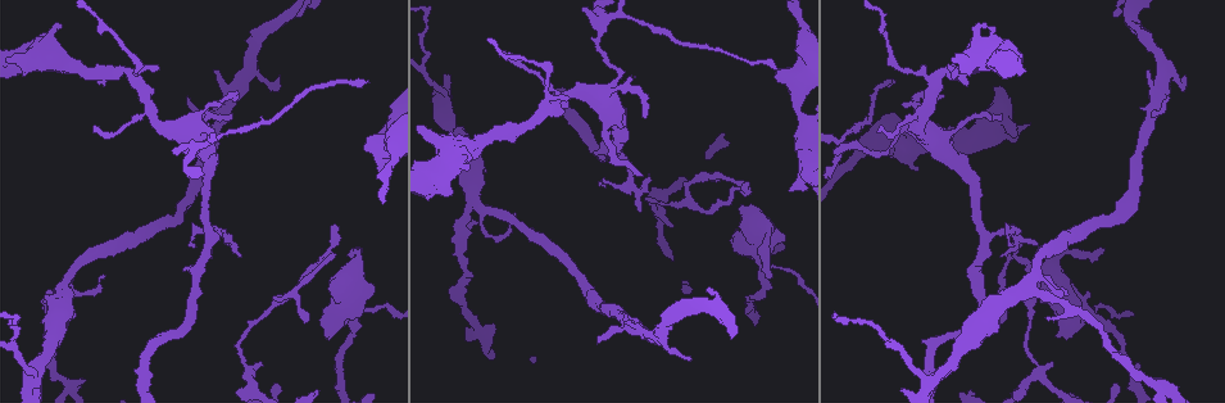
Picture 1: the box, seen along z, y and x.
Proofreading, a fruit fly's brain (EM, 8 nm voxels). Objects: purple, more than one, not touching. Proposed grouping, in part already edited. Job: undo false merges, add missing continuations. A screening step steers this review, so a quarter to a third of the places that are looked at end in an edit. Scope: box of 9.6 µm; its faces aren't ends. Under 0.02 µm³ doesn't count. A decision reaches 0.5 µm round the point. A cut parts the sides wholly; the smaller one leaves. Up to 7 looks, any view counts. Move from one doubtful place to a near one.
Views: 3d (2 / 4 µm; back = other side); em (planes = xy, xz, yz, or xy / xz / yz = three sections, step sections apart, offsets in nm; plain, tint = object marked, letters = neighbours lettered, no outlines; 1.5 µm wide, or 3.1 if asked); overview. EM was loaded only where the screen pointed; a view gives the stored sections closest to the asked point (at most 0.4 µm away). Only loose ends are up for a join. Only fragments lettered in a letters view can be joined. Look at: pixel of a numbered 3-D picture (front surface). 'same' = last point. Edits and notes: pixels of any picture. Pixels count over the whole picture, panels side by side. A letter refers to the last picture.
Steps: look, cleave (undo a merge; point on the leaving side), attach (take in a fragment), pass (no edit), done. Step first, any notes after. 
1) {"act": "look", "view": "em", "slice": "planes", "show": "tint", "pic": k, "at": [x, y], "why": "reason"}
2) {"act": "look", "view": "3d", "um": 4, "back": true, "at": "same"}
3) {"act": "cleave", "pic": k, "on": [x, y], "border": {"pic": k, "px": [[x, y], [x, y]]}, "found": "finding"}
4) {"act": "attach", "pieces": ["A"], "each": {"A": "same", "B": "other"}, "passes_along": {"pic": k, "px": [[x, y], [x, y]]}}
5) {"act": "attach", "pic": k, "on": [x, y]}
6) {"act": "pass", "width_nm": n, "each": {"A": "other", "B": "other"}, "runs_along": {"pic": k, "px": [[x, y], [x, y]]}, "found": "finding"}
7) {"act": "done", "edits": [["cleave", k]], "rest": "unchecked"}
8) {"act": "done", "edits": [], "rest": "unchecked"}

{"act": "look", "view": "em", "slice": "yz", "step": 8, "show": "tint", "pic": 1, "at": [303, 320], "why": "tapers out"}

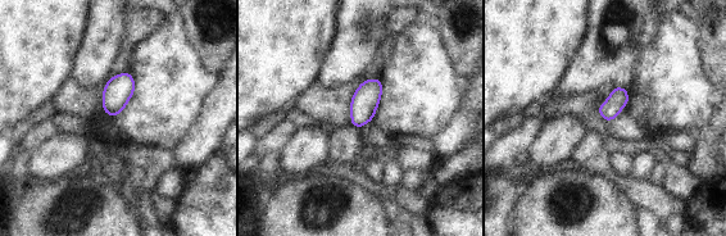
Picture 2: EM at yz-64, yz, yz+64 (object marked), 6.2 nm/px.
{"act": "look", "view": "em", "slice": "planes", "show": "letters", "at": "same"}

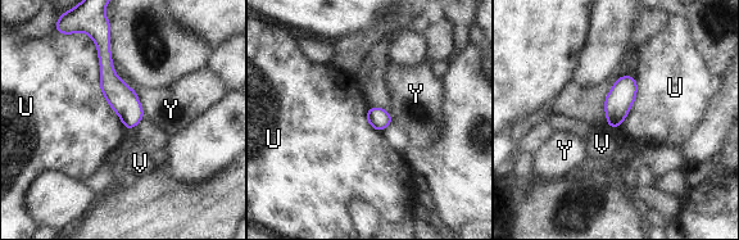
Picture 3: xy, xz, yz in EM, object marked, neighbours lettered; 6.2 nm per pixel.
{"act": "pass", "width_nm": 140, "each": {"U": "other", "V": "other", "Y": "other"}, "runs_along": {"pic": 3, "px": [[104, 42], [128, 126]]}, "found": "no lettered fragment goes on from it"}

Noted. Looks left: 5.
{"act": "look", "view": "3d", "um": 2, "pic": 1, "at": [748, 182], "why": "an open end"}

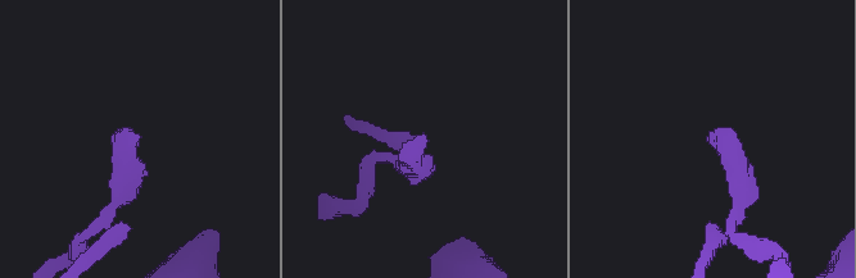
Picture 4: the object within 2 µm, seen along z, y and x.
{"act": "look", "view": "em", "slice": "planes", "show": "tint", "pic": 4, "at": [712, 135], "why": "now the EM"}

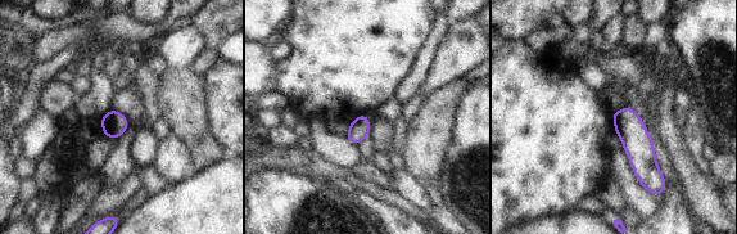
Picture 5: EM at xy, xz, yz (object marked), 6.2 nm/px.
{"act": "look", "view": "em", "slice": "planes", "show": "letters", "at": "same", "why": "what lies round it"}

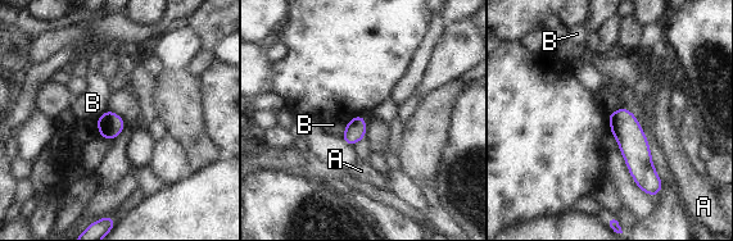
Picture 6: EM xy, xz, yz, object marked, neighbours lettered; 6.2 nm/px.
{"act": "pass", "width_nm": 130, "longest_contact_nm": ["B", 120], "each": {"A": "other", "B": "other"}, "found": "none of them fits"}

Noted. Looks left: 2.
{"act": "look", "view": "em", "slice": "planes", "show": "letters", "pic": 1, "at": [855, 145], "why": "arms part here"}

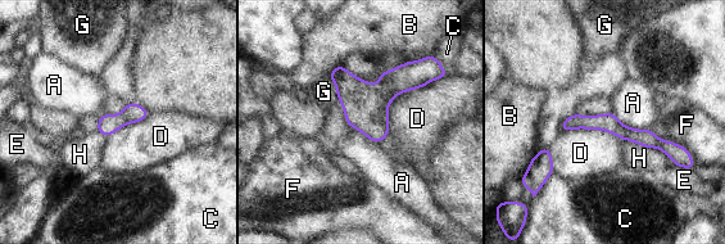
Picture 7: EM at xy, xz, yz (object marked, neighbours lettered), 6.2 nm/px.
{"act": "pass", "width_nm": 120, "each": {"A": "other", "B": "other", "C": "other", "D": "other", "E": "other", "F": "other", "G": "other", "H": "other"}, "border": {"pic": 7, "px": [[439, 78], [395, 95], [388, 135]]}, "found": "one neuron here"}

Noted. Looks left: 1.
{"act": "done", "edits": [], "rest": "unchecked"}

